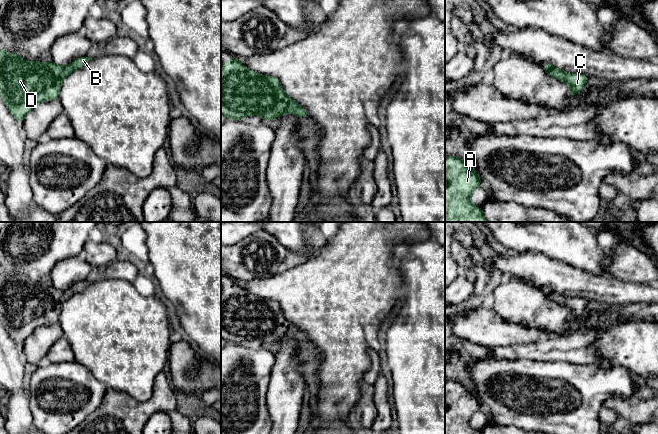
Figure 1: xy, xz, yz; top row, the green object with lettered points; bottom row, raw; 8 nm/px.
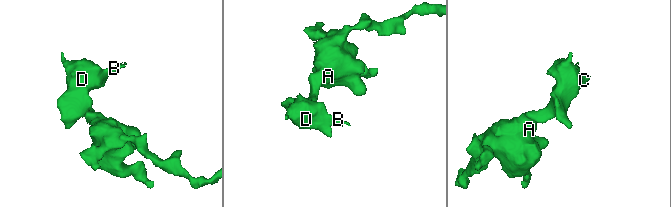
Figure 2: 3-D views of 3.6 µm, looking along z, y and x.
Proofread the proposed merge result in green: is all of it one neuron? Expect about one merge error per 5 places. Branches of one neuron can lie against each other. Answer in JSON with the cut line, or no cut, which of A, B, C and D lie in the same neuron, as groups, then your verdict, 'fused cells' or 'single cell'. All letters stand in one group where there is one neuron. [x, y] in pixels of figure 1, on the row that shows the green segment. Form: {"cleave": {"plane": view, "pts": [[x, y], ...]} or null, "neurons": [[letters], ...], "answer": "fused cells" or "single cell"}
{"cleave": null, "neurons": [["A", "B", "C", "D"]], "answer": "single cell"}

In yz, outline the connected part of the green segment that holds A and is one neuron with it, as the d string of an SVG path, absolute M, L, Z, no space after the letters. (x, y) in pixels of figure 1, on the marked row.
M456 156L445 157L445 222L487 222L481 207L470 202L470 195L482 183L466 160Z

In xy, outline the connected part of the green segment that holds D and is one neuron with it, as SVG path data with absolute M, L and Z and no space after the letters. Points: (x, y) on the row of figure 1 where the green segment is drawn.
M0 49L0 97L10 113L21 125L25 115L37 104L51 99L58 99L62 80L91 60L93 58L84 56L75 59L69 65L61 67L53 61L45 64L40 60L27 62L19 54L12 54Z

